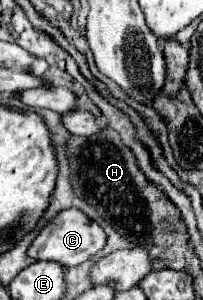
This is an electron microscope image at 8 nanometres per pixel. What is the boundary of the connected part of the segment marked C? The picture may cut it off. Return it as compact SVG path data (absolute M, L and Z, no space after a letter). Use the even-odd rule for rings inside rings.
M68 208L58 212L52 220L46 222L46 226L40 230L40 234L34 238L34 242L28 248L28 256L32 260L54 260L66 268L78 266L86 262L90 256L94 256L102 246L106 244L104 230L92 222L86 214L82 214L76 208Z

